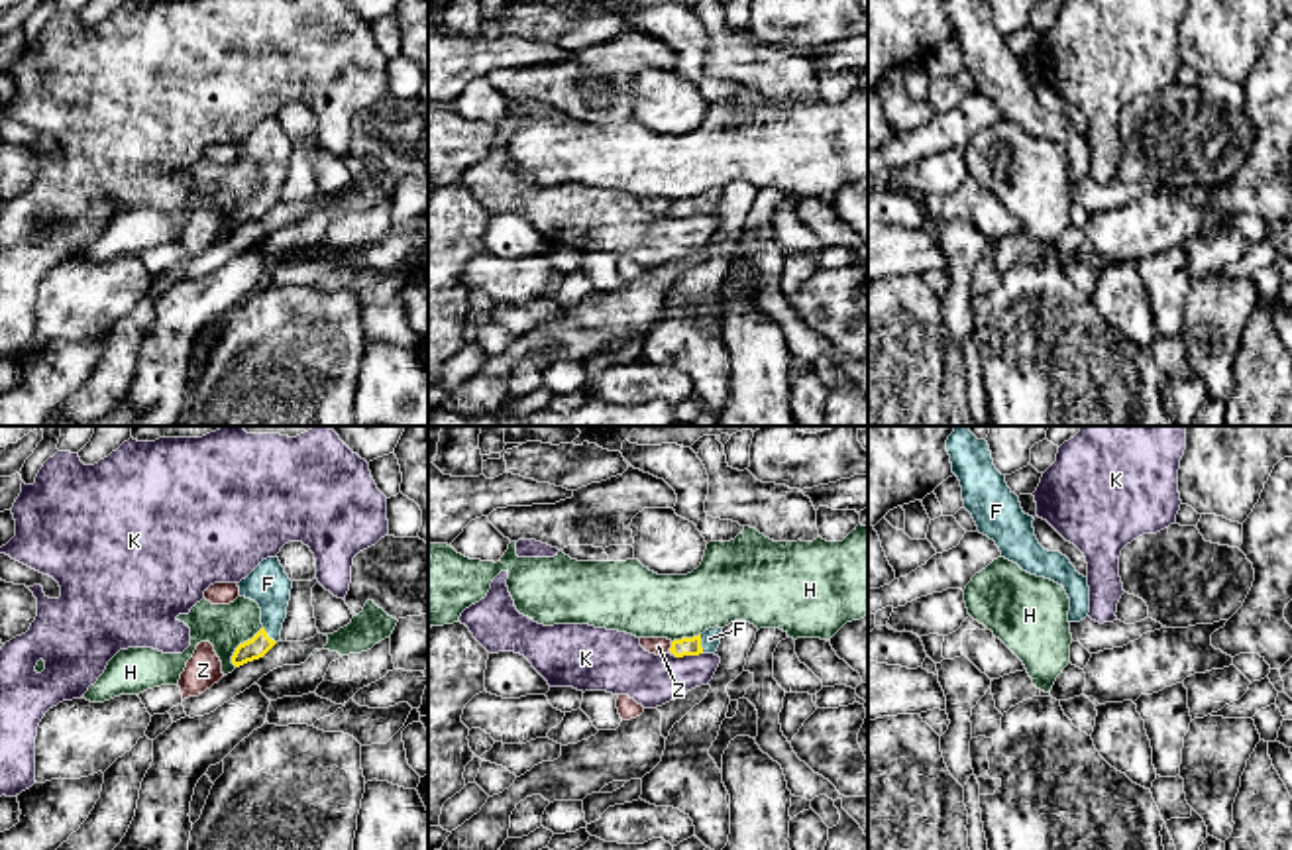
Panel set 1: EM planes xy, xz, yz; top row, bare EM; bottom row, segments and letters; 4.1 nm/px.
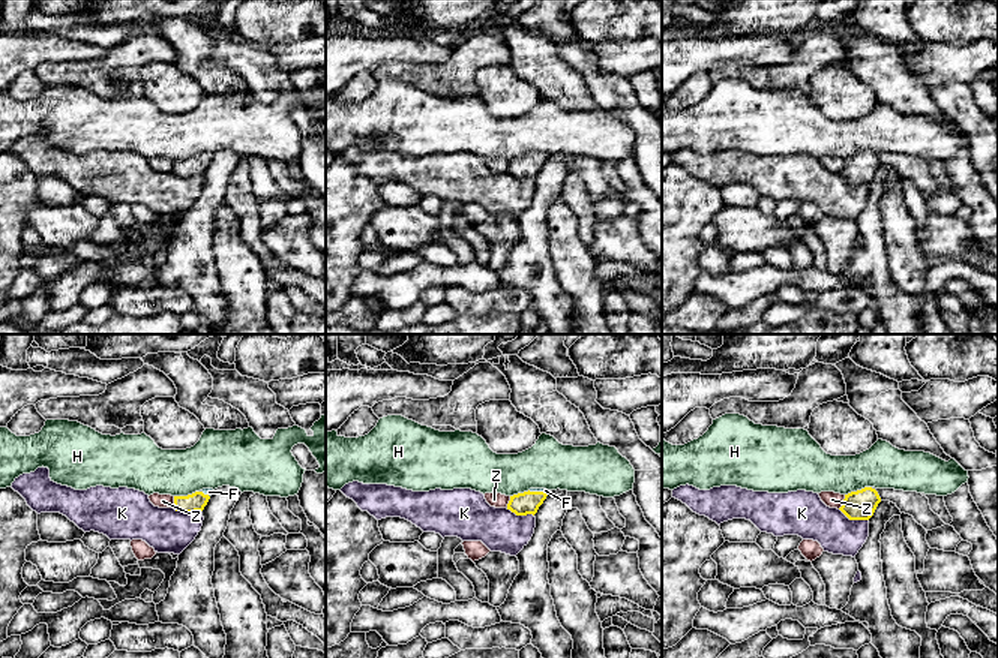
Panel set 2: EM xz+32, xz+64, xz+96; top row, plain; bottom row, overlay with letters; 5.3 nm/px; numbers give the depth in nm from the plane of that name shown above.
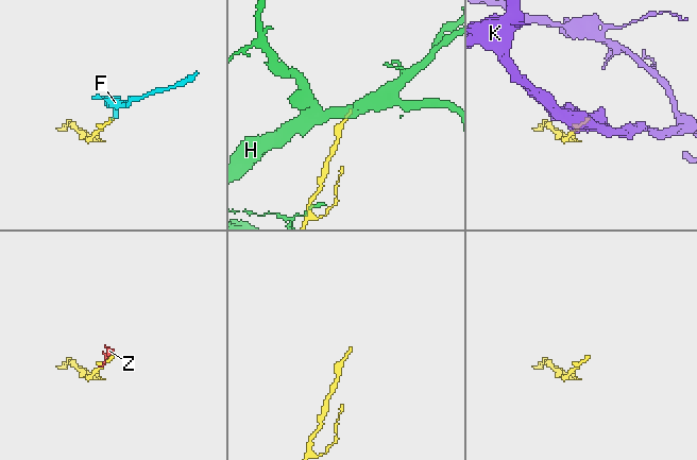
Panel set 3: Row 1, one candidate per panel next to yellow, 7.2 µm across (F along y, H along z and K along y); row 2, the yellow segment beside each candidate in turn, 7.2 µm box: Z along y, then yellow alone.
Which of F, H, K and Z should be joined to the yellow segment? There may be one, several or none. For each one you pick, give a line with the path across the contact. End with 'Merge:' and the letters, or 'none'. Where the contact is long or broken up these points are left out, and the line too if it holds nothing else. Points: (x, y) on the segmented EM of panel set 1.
F: across xz (686, 646), (699, 644), (709, 638)
Merge: F

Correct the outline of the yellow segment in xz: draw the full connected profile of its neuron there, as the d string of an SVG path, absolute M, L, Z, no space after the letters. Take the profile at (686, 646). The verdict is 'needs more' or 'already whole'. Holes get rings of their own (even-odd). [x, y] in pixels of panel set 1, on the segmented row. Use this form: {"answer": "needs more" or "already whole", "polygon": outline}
{"answer": "needs more", "polygon": "M715 626L693 638L673 640L670 654L675 658L715 654L723 638L723 628Z"}

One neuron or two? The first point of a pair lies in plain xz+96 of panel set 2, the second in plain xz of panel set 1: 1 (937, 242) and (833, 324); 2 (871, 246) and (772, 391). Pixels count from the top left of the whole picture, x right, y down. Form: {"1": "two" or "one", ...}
{"1": "one", "2": "two"}

